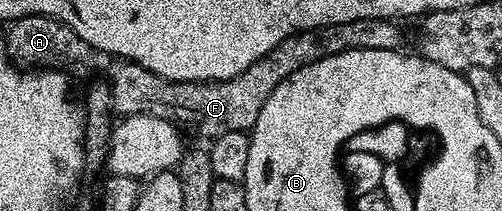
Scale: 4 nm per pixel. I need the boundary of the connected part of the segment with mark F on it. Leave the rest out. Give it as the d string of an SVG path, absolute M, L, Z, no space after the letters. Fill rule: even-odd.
M361 18L357 22L341 22L322 31L298 32L285 38L269 54L265 54L249 70L237 74L228 80L208 80L205 84L197 82L177 82L166 80L153 74L145 66L130 62L115 62L105 74L110 84L112 106L120 117L125 116L160 116L169 120L180 129L192 128L199 136L214 138L230 132L250 133L257 122L261 106L285 82L289 74L317 62L319 57L341 54L345 50L396 50L403 40L403 32L394 19L374 20Z

